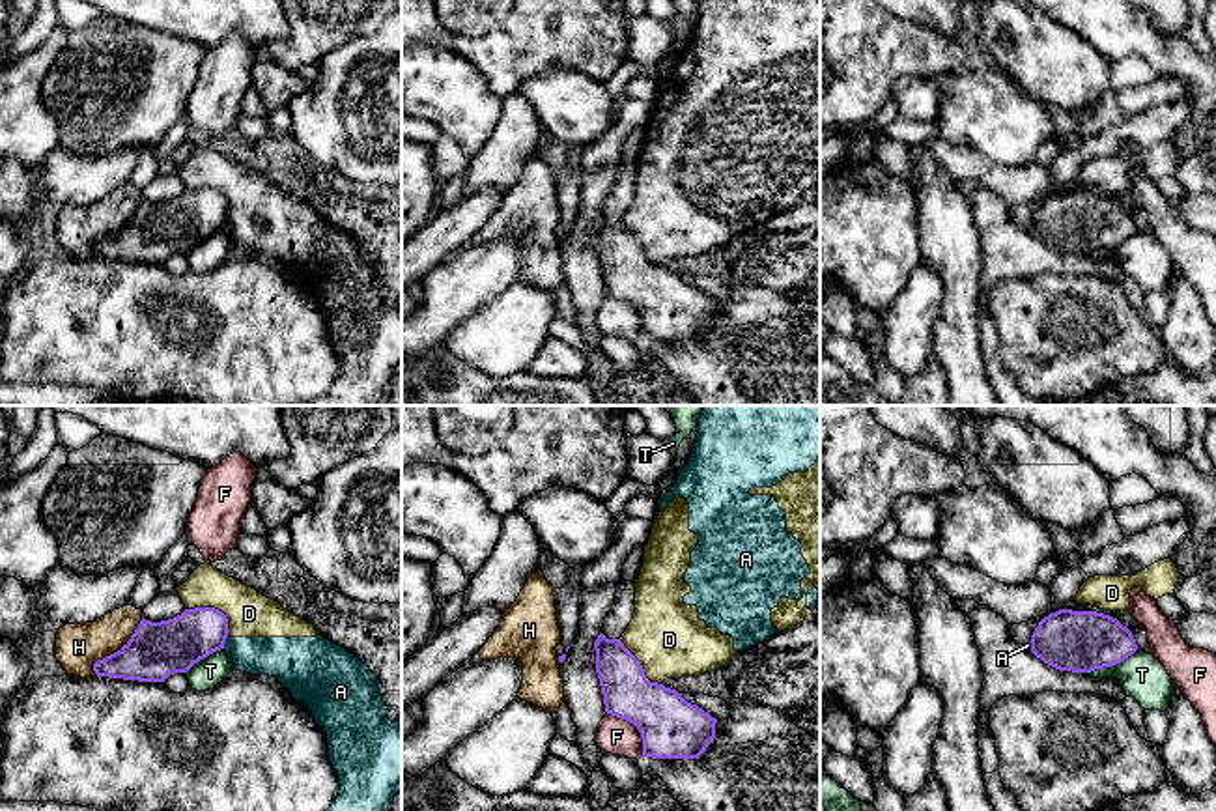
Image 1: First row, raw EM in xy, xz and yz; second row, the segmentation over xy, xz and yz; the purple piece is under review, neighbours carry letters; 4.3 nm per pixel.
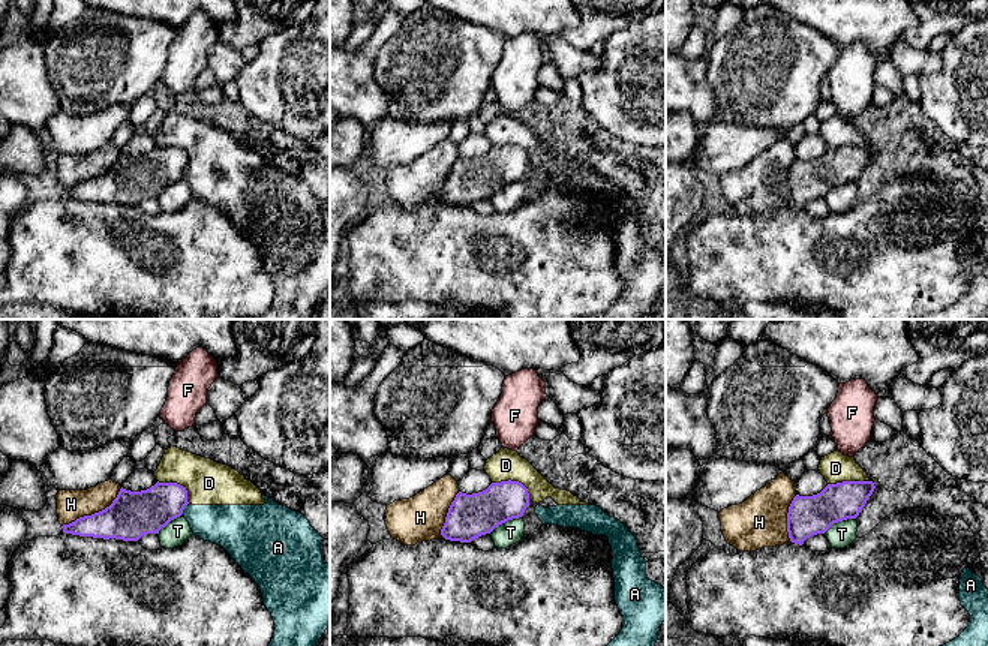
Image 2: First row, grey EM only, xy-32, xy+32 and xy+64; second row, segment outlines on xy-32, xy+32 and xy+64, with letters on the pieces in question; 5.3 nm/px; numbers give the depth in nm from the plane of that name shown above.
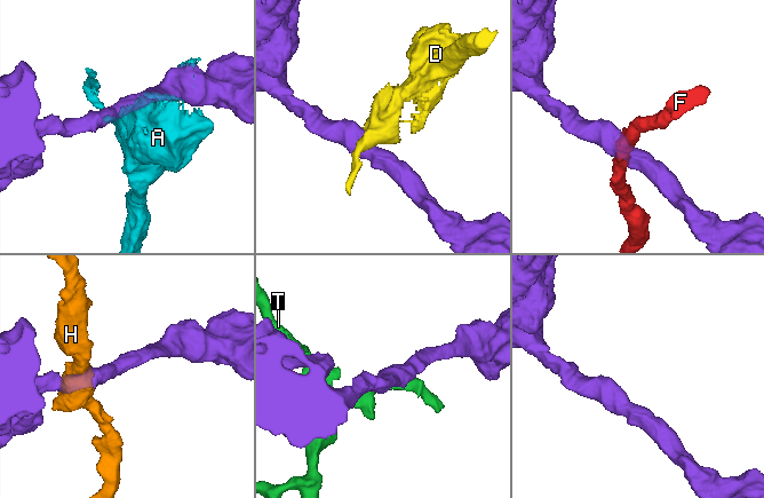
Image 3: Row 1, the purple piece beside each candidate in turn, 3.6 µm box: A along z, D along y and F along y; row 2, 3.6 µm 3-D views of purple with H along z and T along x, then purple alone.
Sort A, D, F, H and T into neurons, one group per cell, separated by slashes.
A D / F / H / T

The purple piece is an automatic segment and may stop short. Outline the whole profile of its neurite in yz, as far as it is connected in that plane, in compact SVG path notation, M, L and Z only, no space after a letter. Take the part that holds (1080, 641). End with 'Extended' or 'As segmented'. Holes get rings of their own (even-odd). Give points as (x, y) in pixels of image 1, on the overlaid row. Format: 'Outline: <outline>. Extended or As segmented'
Outline: M1072 609L1044 617L1029 643L1044 663L1072 673L1113 667L1138 650L1132 632L1117 619Z. As segmented

